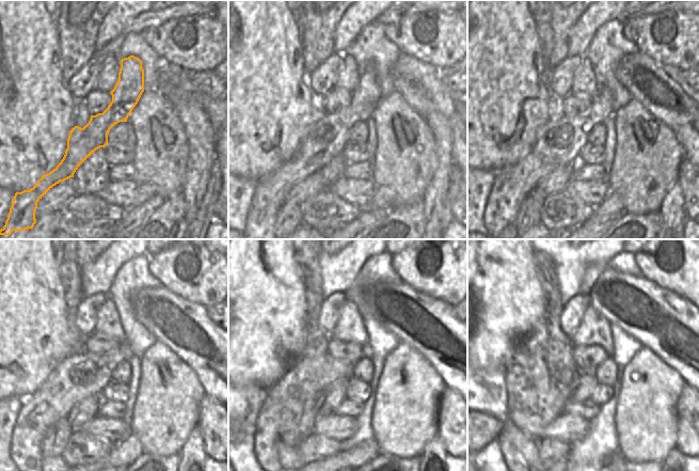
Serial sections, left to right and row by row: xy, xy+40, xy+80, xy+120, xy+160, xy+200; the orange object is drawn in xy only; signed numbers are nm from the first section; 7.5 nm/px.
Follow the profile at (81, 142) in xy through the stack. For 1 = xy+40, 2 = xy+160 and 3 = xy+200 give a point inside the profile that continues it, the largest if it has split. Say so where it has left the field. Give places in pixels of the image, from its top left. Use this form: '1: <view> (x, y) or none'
1: xy+40 (324, 139)
2: xy+160 (303, 393)
3: xy+200 (547, 389)

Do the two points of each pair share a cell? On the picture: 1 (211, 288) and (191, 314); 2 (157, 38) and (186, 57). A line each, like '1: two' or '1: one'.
1: two
2: one

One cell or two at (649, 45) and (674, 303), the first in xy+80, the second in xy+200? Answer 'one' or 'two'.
two

